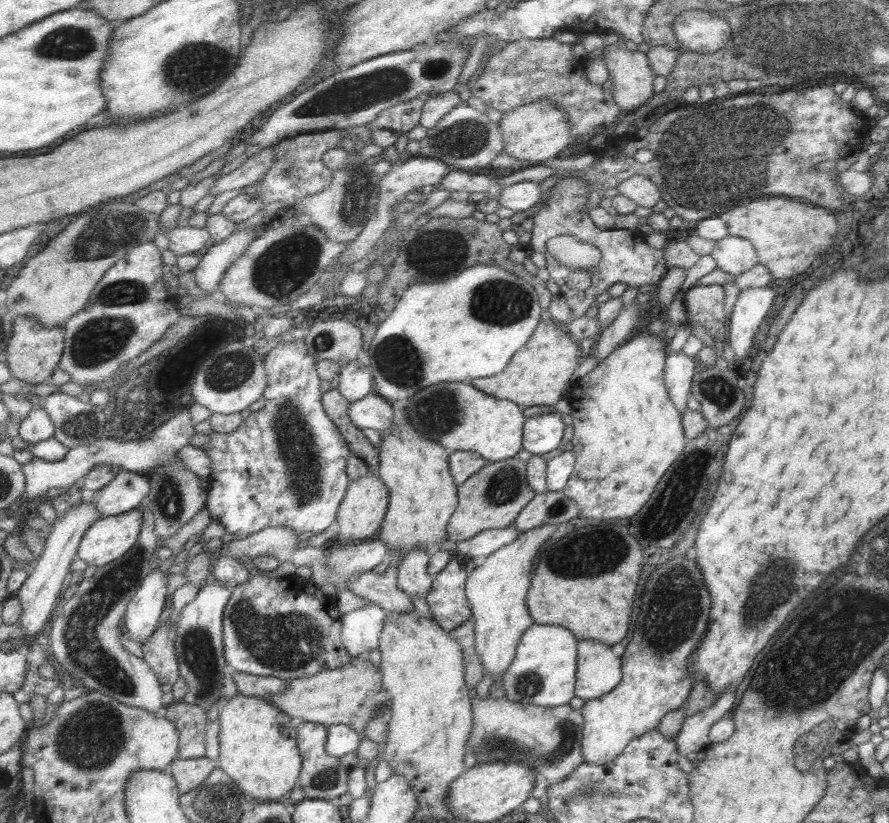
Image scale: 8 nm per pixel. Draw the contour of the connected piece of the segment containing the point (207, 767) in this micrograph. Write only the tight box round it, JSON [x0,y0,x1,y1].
[167,758,217,795]

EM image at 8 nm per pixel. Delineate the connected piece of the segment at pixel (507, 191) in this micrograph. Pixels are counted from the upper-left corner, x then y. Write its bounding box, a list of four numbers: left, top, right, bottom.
[496,181,539,213]

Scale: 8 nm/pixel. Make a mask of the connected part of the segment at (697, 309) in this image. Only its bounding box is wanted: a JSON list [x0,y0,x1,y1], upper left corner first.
[682,285,729,341]

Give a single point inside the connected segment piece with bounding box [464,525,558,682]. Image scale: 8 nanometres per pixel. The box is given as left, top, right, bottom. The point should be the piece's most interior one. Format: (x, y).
(496, 588)

